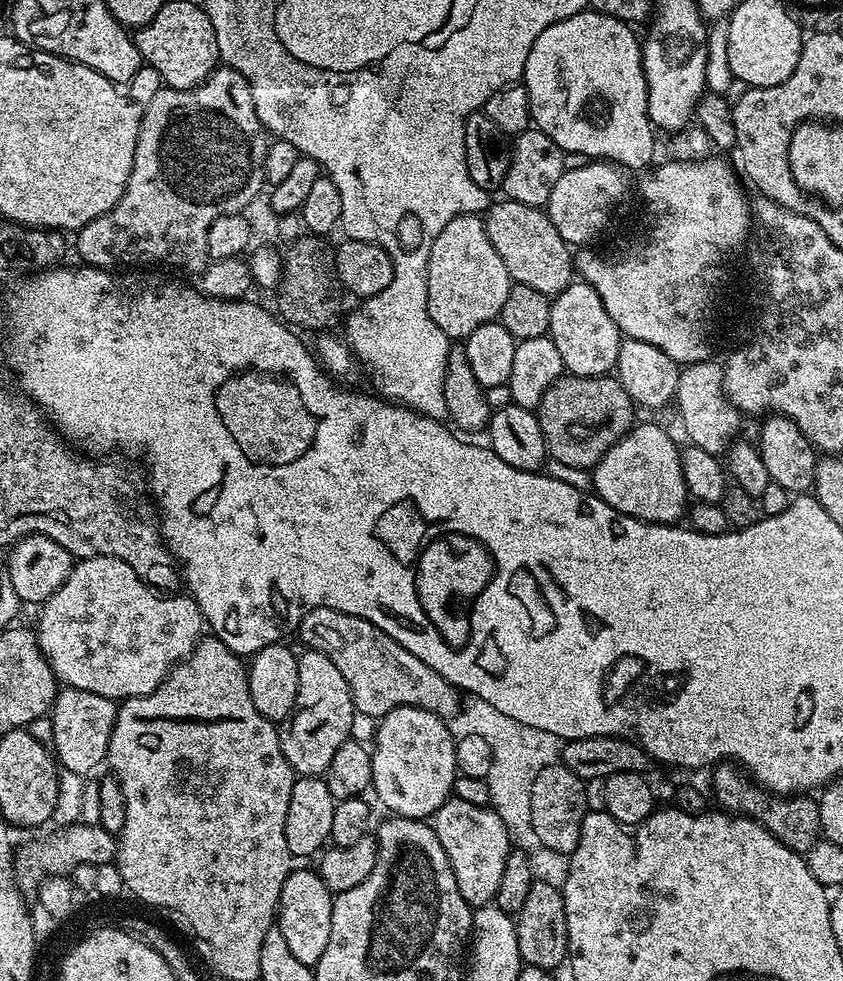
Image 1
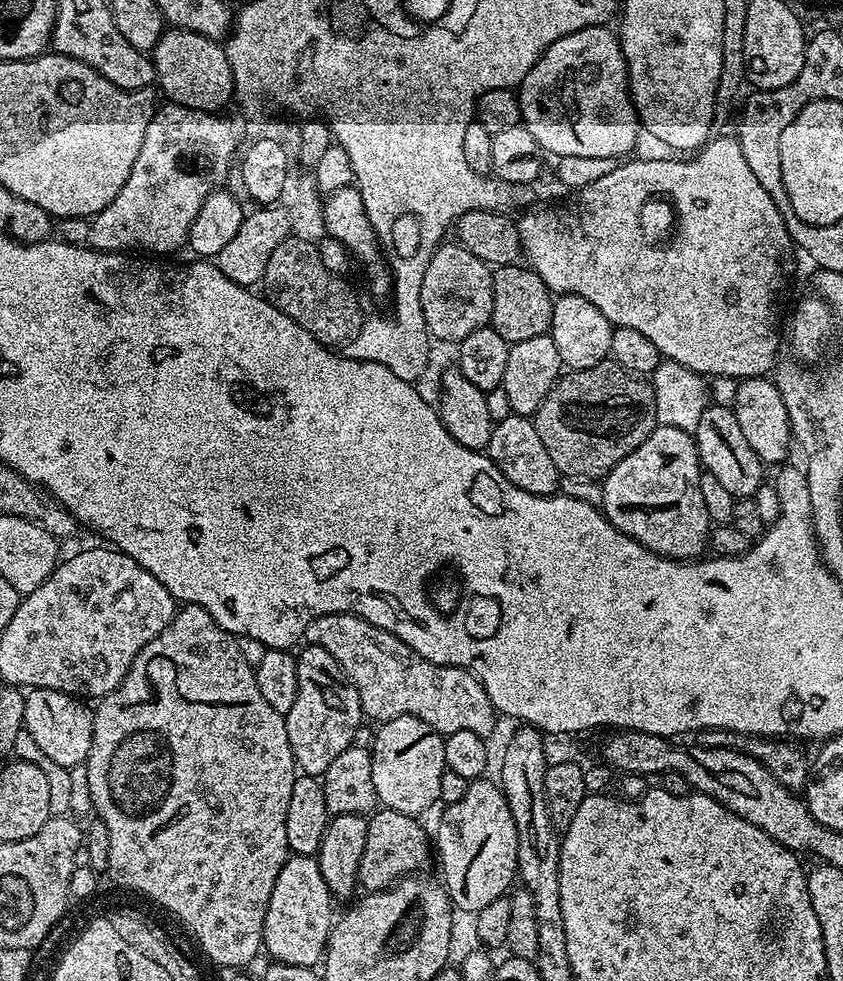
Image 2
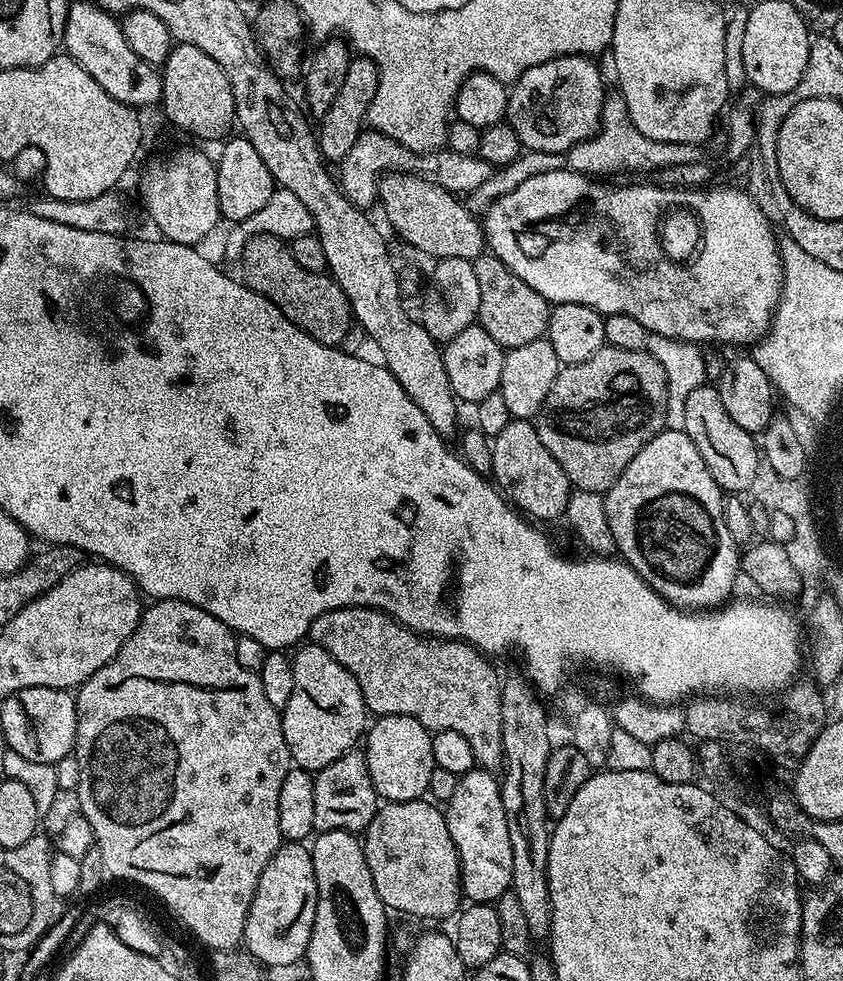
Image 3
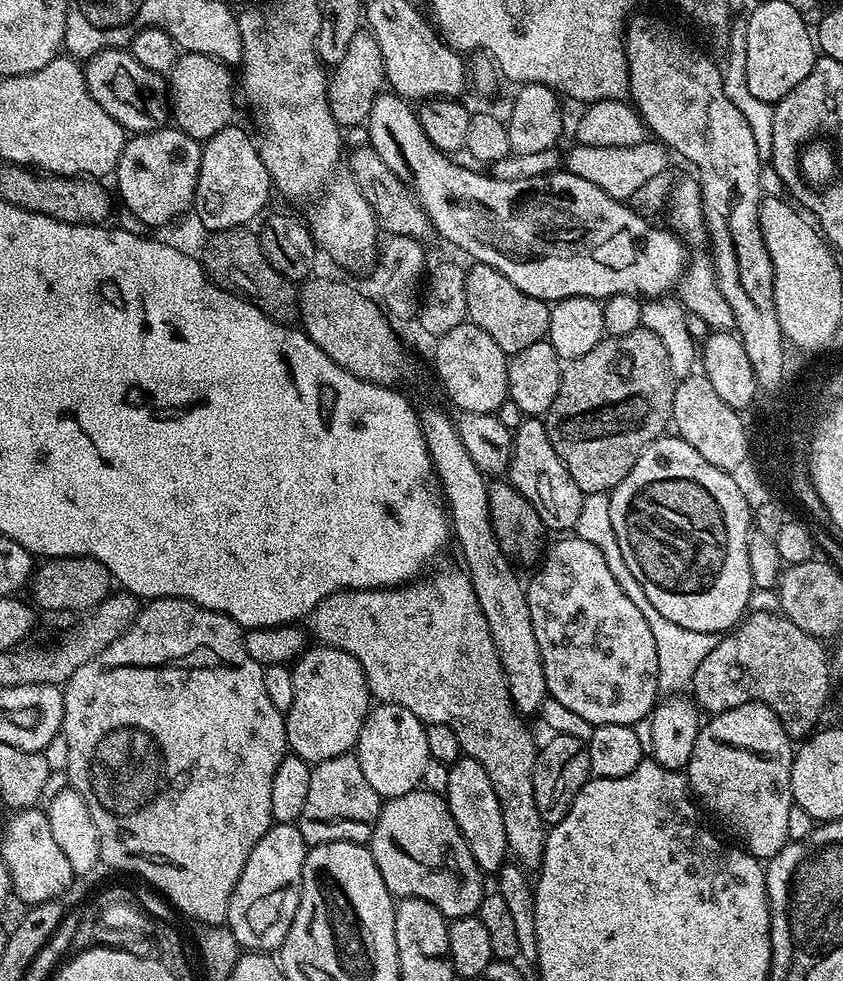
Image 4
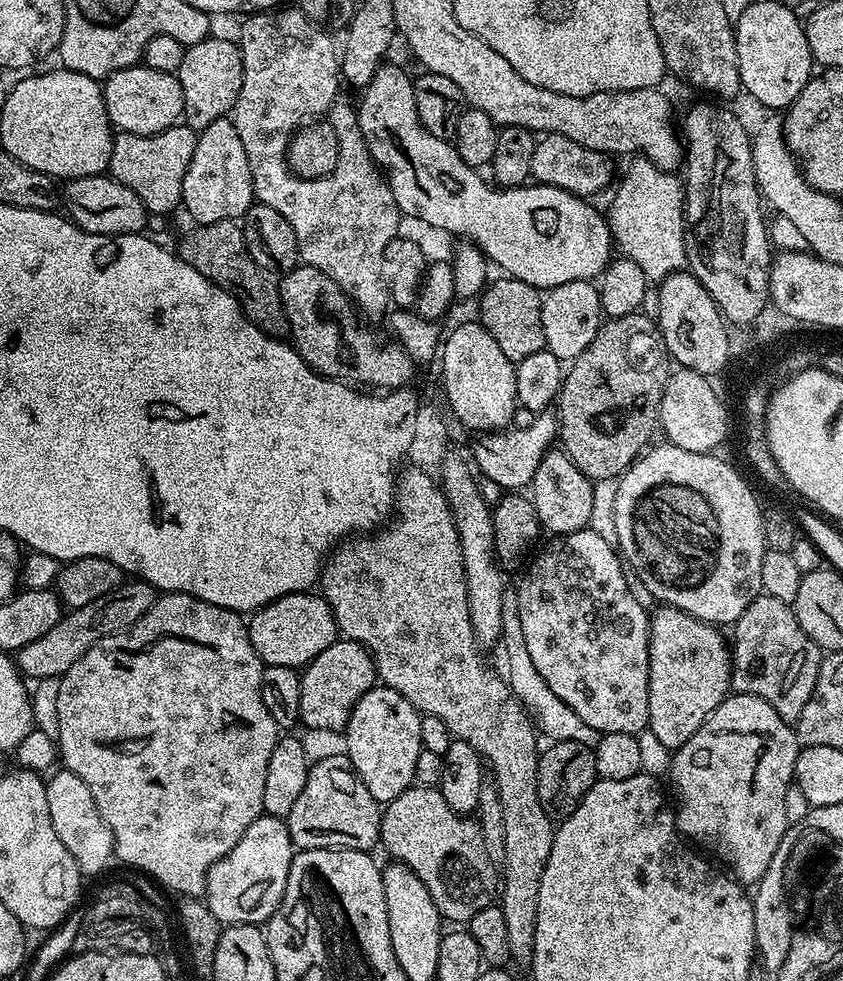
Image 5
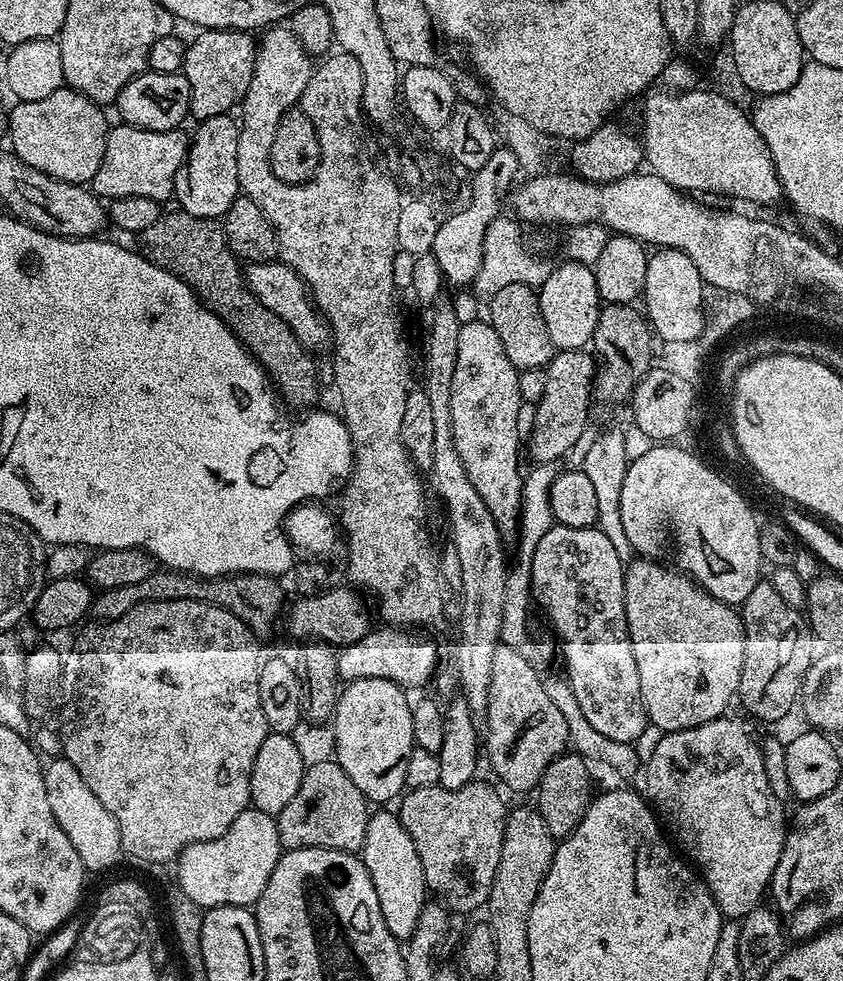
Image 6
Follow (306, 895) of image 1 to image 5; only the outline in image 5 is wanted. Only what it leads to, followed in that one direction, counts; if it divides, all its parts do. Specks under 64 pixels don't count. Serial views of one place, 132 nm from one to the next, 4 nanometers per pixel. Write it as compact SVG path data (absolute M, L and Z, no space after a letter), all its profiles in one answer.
M262 814L250 822L246 834L238 838L238 846L210 866L203 895L210 914L214 914L214 918L218 918L224 926L267 925L284 897L293 855L294 845L287 823L281 817Z

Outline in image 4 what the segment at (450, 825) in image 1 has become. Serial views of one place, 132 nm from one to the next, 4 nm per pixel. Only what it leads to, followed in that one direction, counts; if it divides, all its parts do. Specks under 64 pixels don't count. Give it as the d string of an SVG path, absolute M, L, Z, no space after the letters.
M461 758L450 767L450 786L446 793L448 809L474 854L480 871L485 874L499 873L500 867L509 859L506 826L502 826L502 806L498 794L490 782L490 774L482 770L477 760Z

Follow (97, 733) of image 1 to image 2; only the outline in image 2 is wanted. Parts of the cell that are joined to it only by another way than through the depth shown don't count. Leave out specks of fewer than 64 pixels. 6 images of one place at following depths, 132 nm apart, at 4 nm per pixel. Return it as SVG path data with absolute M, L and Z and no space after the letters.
M31 689L24 698L24 727L46 758L66 769L87 761L92 745L92 712L87 703L58 690Z

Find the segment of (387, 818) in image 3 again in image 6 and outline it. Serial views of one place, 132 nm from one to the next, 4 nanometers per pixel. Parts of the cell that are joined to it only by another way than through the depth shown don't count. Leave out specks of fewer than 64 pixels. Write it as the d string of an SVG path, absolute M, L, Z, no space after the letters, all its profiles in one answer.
M473 782L458 790L446 790L439 784L408 788L399 804L402 826L414 838L414 850L422 858L429 893L453 913L483 909L494 886L494 874L498 874L509 805L504 805L488 782Z

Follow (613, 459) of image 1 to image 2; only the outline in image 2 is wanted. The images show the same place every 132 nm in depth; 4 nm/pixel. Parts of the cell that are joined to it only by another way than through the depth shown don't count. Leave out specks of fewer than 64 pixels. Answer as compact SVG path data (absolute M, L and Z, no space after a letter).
M659 425L614 470L603 477L604 517L610 521L622 534L632 536L642 546L660 556L669 556L672 560L695 560L705 555L710 544L710 521L706 514L706 502L702 502L700 489L700 474L702 465L696 449L696 442L691 432L684 432L674 426Z

